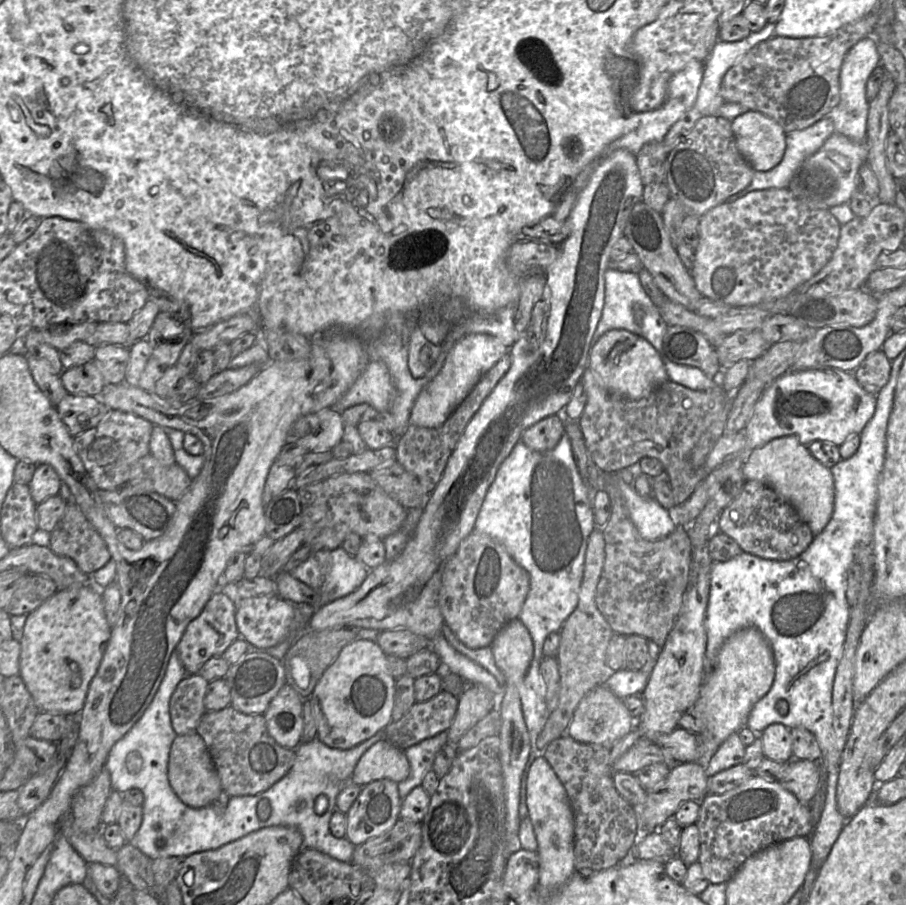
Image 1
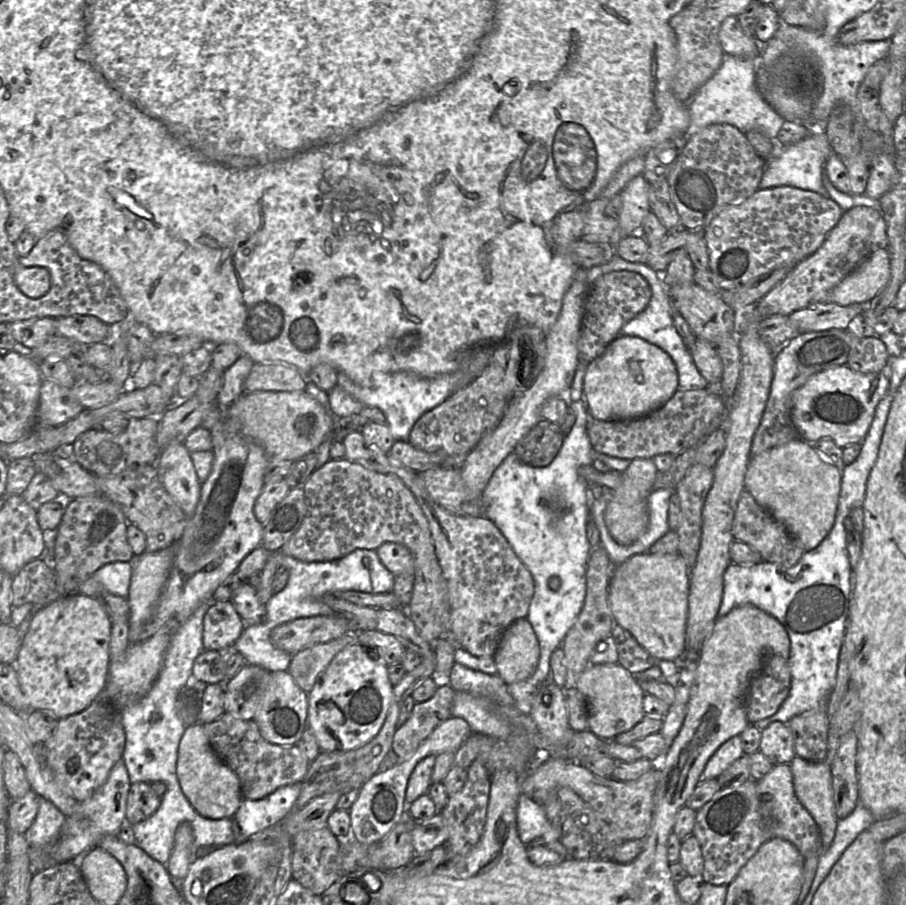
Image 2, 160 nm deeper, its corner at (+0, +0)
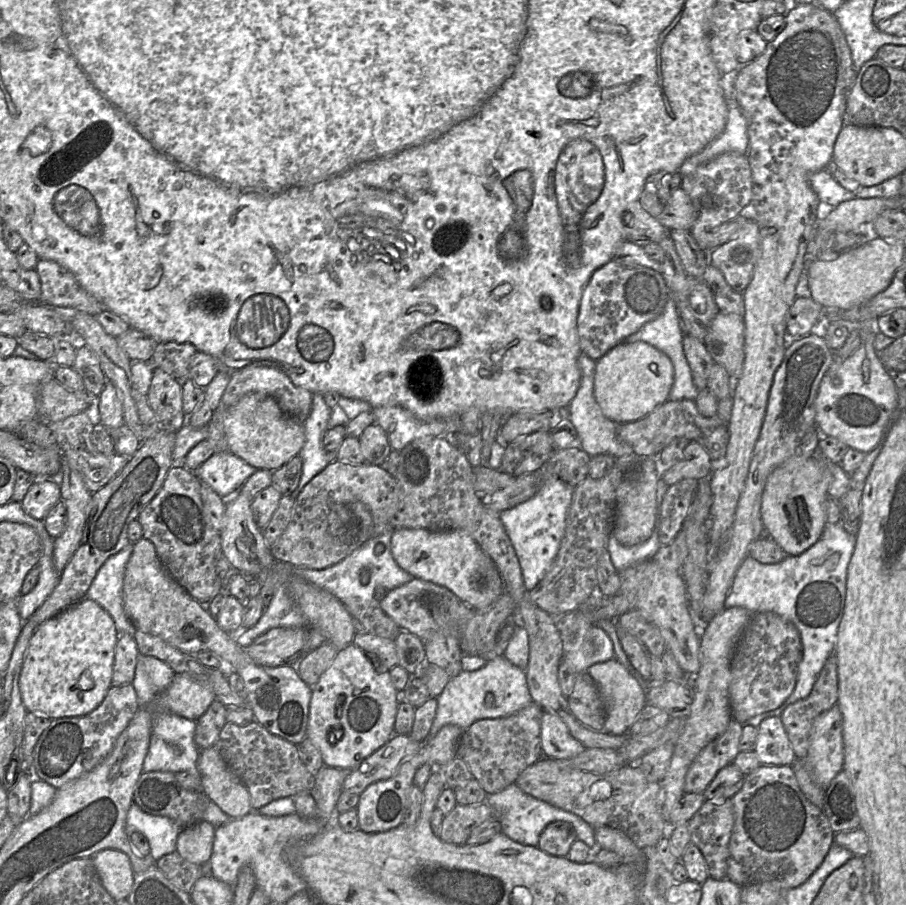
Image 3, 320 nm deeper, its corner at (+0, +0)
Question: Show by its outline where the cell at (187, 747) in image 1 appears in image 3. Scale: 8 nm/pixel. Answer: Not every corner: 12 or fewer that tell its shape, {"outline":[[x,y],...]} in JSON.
{"outline":[[215,747],[200,750],[202,792],[236,819],[253,811],[247,787]]}

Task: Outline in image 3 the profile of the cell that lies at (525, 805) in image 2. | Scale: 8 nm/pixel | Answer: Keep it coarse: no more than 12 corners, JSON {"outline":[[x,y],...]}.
{"outline":[[516,783],[488,795],[502,832],[537,846],[549,824],[565,821],[577,840],[599,846],[581,817],[526,794]]}

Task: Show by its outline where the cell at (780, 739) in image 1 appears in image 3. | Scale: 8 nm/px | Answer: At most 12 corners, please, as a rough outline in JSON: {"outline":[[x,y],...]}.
{"outline":[[781,716],[758,726],[755,753],[764,765],[793,765]]}

